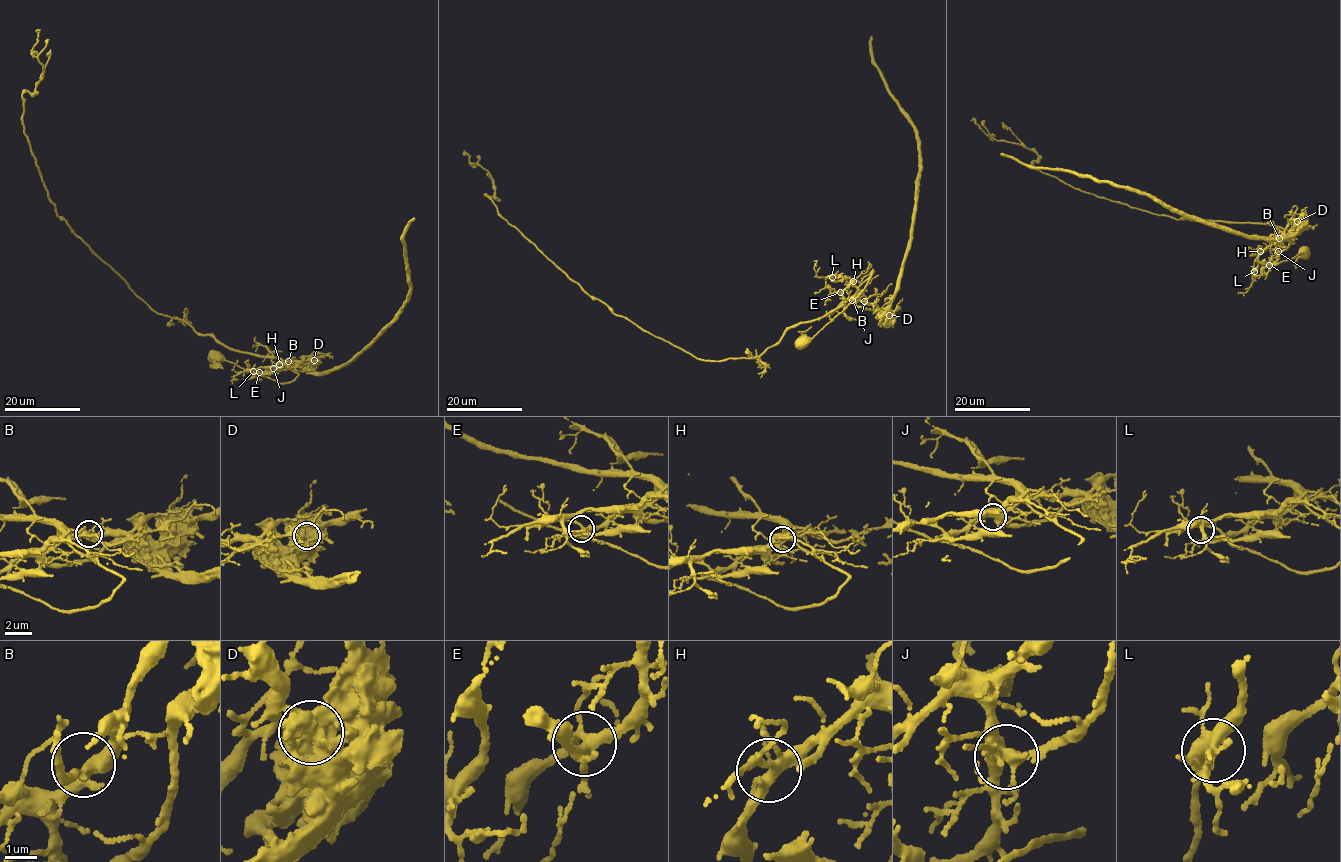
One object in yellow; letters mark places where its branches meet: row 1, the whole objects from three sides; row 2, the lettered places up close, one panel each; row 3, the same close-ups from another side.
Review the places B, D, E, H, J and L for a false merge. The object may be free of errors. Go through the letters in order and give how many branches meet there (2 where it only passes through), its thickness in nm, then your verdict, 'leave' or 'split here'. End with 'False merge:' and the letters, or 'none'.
B: 3 branches meet; 380 nm thick; leave
D: 4 branches meet; 650 nm thick; split here
E: 6 branches meet; 300 nm thick; leave
H: 7 branches meet; 300 nm thick; leave
J: 6 branches meet; 480 nm thick; leave
L: 5 branches meet; 360 nm thick; leave
False merge: D

